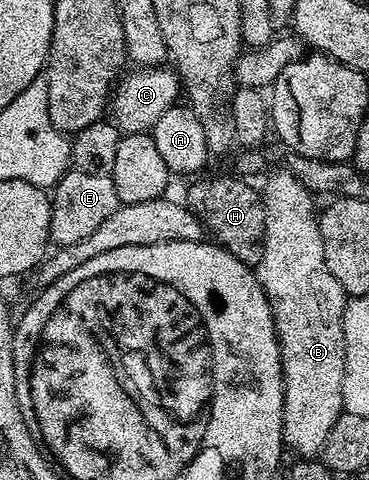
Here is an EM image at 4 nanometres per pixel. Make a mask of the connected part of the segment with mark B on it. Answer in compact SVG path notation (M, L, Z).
M290 170L273 172L261 185L262 206L265 207L265 229L262 259L257 266L259 284L270 299L275 320L275 334L279 336L279 354L283 364L283 444L303 459L322 454L325 439L333 423L337 423L343 407L343 308L348 298L325 263L324 241L320 233L318 210L314 196Z

